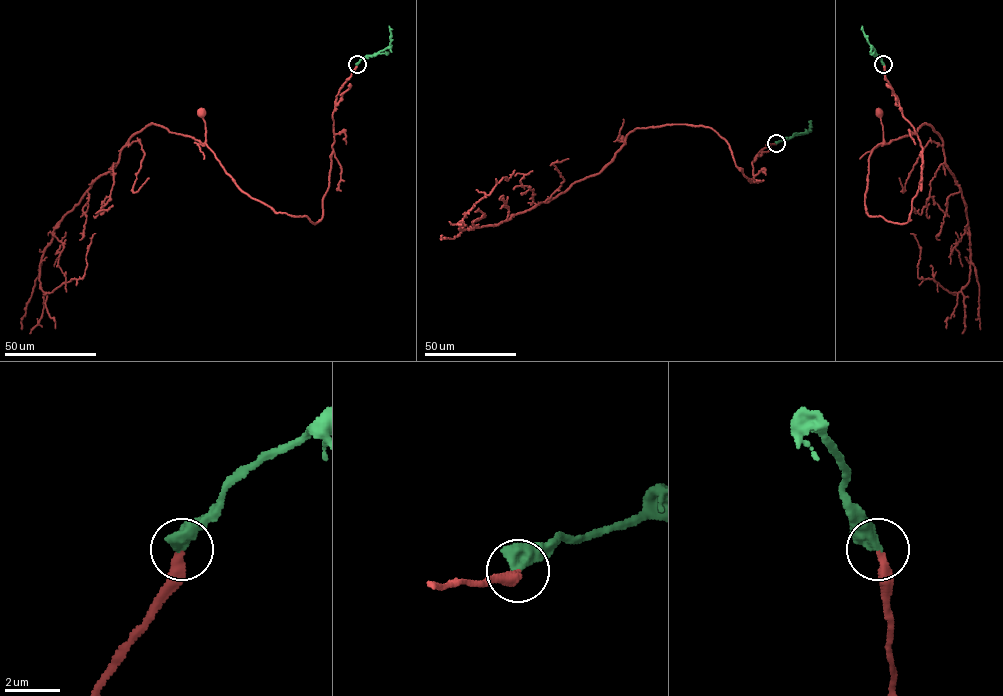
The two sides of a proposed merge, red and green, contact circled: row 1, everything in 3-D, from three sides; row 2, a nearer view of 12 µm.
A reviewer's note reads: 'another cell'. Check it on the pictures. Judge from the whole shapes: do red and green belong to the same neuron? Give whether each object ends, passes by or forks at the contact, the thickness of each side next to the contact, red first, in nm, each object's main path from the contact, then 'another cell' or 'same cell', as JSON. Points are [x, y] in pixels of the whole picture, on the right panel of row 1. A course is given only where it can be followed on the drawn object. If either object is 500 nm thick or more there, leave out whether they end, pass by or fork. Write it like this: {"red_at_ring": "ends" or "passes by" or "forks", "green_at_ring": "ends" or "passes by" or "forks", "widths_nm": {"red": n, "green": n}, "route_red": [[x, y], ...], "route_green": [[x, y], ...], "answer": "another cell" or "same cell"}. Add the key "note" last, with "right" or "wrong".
{"widths_nm": {"red": 340, "green": 550}, "route_red": [[884, 64], [885, 78], [922, 148], [919, 186], [903, 223], [866, 212], [868, 158], [883, 143], [878, 113]], "route_green": [[884, 64], [862, 26]], "answer": "same cell", "note": "wrong"}

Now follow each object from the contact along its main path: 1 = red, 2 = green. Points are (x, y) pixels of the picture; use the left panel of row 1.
1: (357, 64), (336, 96), (329, 186), (315, 223), (276, 213), (244, 193), (205, 143), (202, 113)
2: (357, 64), (366, 56), (390, 46), (389, 26)

